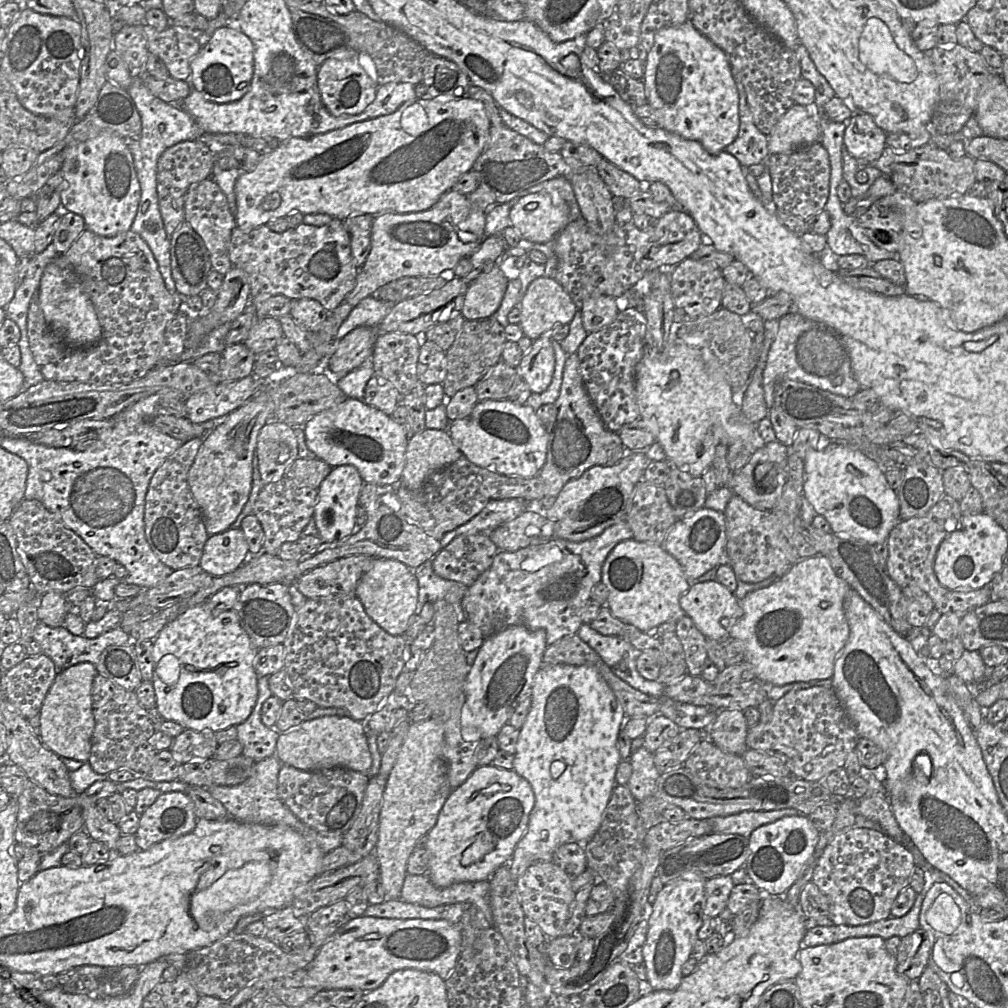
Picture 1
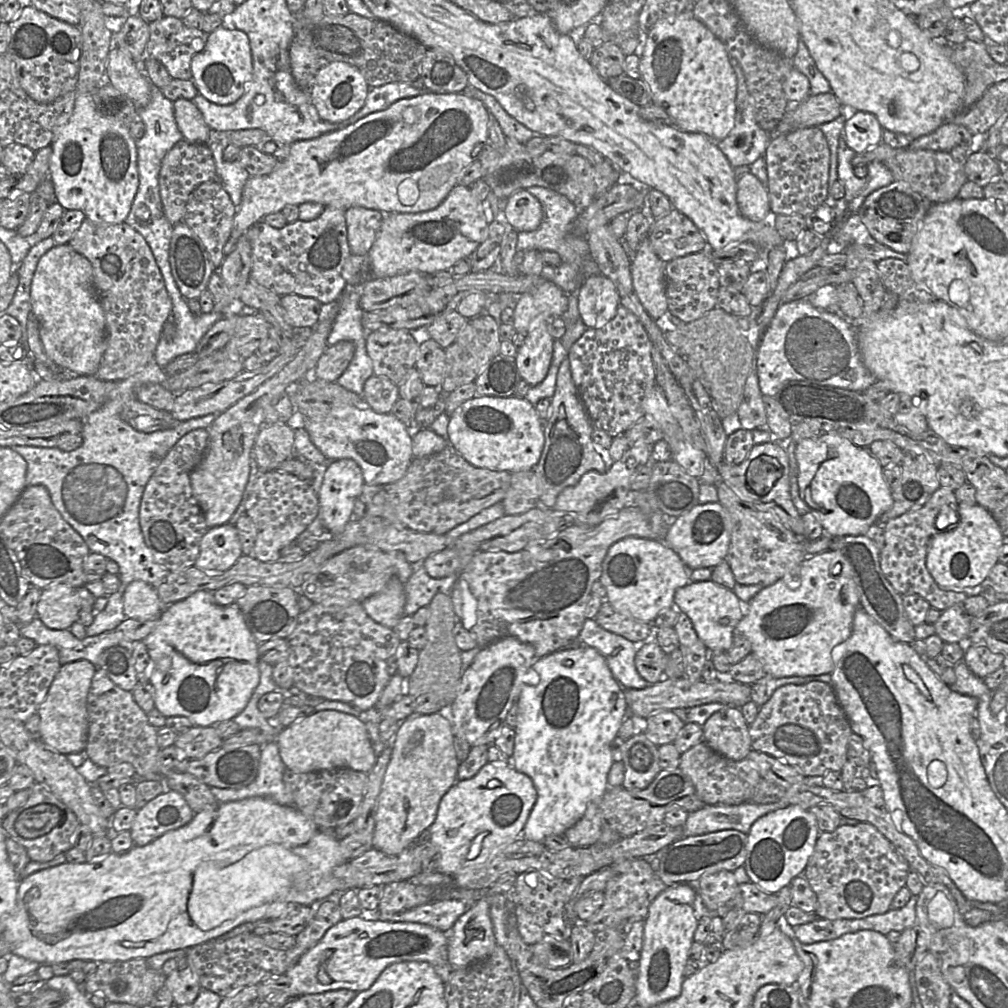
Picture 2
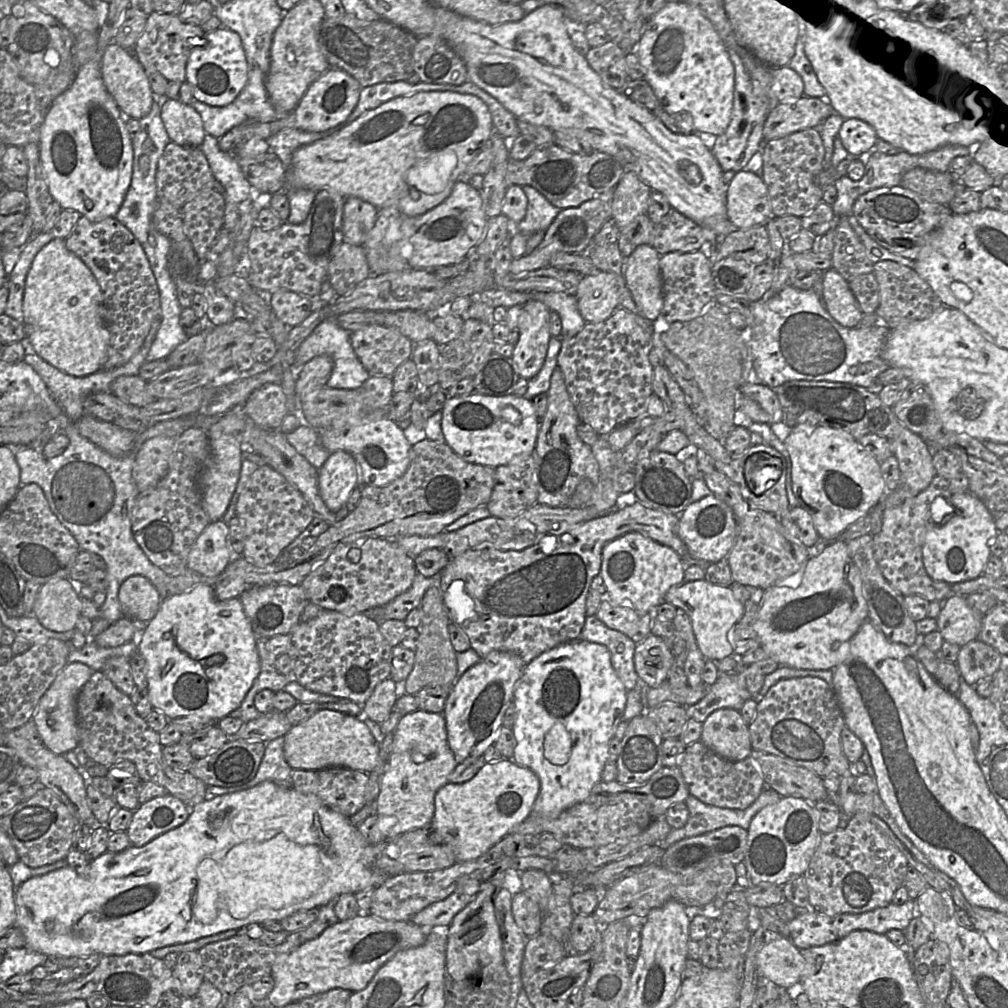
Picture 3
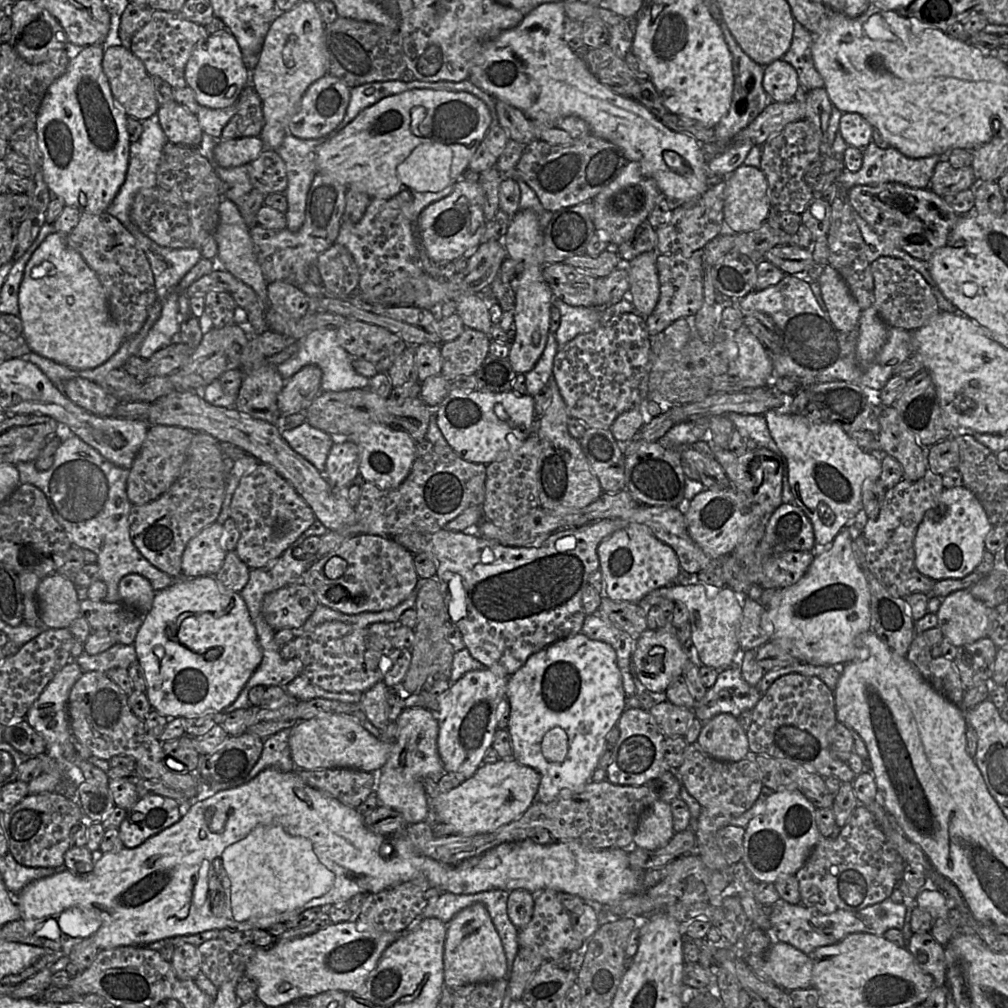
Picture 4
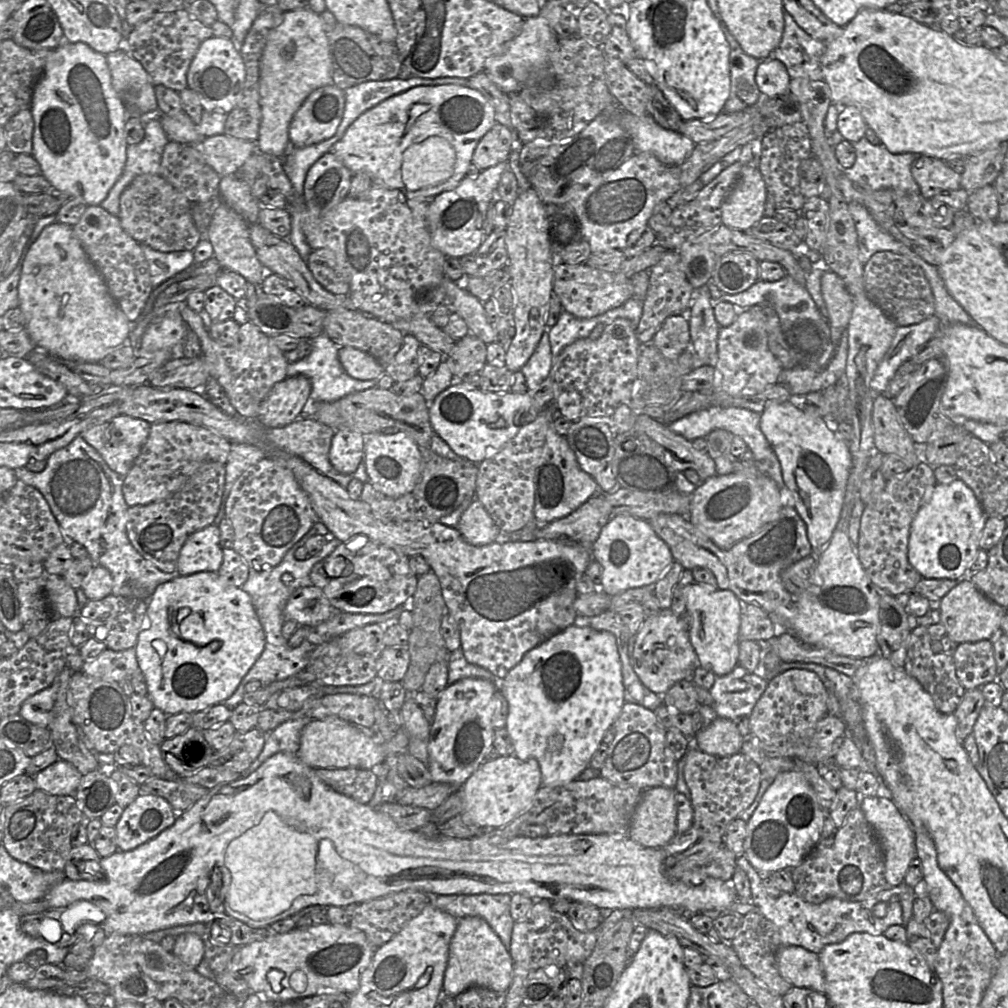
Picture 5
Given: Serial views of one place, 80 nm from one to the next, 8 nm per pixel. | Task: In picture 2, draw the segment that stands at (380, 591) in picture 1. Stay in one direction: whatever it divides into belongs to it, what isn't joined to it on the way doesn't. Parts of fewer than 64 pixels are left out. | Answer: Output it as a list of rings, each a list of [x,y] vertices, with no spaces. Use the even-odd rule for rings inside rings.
[[[394,576],[381,592],[366,598],[361,604],[372,620],[393,629],[404,615],[405,599],[404,583]]]

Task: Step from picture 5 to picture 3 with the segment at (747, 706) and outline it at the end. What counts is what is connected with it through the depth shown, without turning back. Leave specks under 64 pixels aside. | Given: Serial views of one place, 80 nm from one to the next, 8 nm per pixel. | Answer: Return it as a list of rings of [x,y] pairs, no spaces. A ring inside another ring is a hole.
[[[719,673],[717,681],[710,686],[708,693],[696,704],[686,707],[689,719],[703,723],[716,710],[731,708],[740,711],[749,700],[761,701],[763,696],[753,696],[746,688],[742,674]]]

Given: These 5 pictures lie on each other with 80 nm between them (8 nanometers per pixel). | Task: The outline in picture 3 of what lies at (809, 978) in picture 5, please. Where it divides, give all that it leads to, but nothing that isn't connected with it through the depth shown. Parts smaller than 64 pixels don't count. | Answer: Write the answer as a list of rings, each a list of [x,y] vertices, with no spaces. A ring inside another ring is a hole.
[[[779,937],[766,942],[756,959],[759,975],[780,987],[793,987],[801,981],[805,960],[789,938]]]

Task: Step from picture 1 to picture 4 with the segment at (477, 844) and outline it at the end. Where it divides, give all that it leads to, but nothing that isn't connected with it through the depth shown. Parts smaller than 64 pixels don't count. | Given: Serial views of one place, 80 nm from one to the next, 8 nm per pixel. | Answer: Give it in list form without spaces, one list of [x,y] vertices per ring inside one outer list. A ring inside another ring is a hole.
[[[515,759],[484,763],[472,777],[444,793],[439,792],[431,778],[421,779],[429,809],[434,808],[440,823],[451,825],[455,835],[462,836],[493,832],[521,816],[536,800],[540,781],[541,775],[535,769]]]

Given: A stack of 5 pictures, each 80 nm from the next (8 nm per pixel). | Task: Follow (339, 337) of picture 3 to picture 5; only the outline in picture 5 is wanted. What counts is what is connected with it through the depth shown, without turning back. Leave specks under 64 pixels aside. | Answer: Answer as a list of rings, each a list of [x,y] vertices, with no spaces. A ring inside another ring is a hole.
[[[324,332],[308,338],[311,341],[311,353],[295,362],[290,362],[287,367],[288,377],[305,375],[311,382],[311,403],[332,402],[349,394],[377,387],[378,379],[357,380],[349,376],[339,360],[339,346],[334,343]]]

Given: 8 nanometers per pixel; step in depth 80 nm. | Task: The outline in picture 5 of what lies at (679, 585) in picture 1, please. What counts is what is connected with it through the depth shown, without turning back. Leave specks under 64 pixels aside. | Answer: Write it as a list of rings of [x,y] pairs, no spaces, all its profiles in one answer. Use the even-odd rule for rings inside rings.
[[[616,515],[609,520],[592,545],[592,556],[602,567],[601,590],[609,596],[615,596],[631,588],[655,584],[674,562],[668,545],[655,533],[649,522],[629,515]]]

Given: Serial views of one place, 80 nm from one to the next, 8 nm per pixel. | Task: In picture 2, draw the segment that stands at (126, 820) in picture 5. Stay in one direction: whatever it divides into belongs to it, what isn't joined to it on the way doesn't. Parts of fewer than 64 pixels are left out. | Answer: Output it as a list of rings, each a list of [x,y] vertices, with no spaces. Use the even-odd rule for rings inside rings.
[[[176,791],[156,796],[137,810],[129,831],[134,846],[145,846],[166,832],[188,824],[194,814],[185,798]]]

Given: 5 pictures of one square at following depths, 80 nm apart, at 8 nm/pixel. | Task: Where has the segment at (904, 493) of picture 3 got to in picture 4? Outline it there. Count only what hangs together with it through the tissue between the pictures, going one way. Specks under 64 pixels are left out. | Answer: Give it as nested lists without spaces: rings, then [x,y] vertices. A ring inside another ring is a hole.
[[[882,406],[879,415],[880,449],[894,457],[903,468],[903,479],[916,481],[929,468],[927,450],[906,427],[893,406]]]

